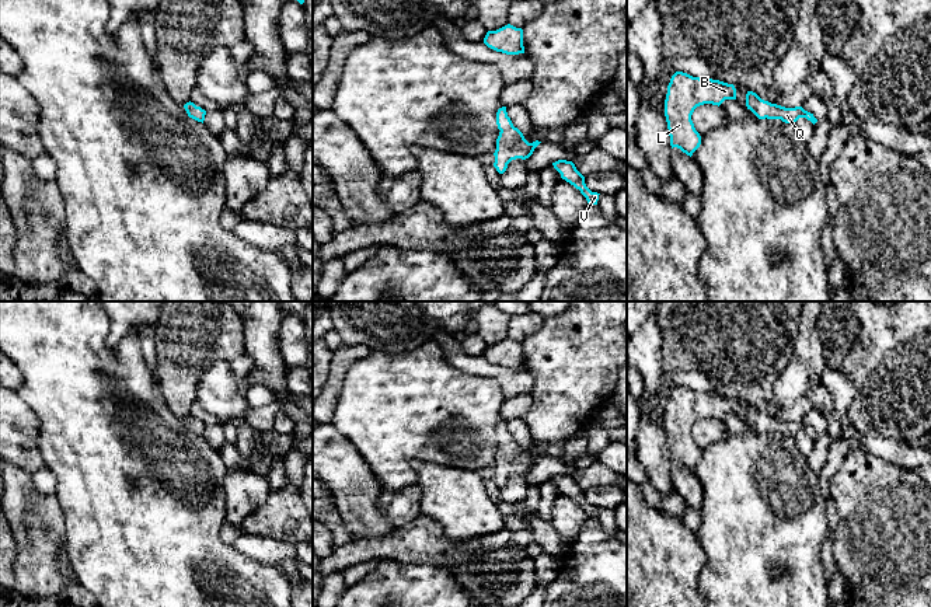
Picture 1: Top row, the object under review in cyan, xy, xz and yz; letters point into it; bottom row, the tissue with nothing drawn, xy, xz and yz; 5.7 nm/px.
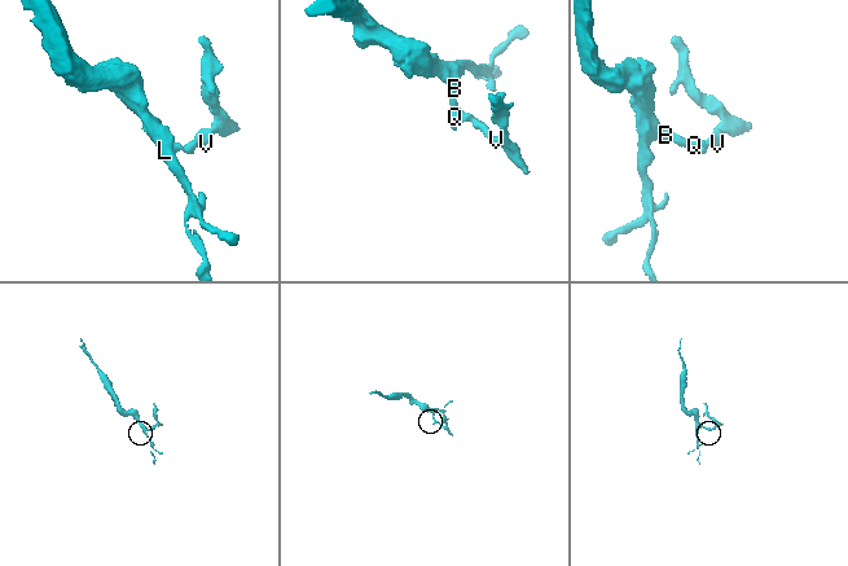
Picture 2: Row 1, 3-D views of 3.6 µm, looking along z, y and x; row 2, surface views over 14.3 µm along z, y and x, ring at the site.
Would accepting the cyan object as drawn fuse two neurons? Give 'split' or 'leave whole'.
leave whole

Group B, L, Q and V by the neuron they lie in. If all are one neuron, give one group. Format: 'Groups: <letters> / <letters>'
Groups: B L Q V

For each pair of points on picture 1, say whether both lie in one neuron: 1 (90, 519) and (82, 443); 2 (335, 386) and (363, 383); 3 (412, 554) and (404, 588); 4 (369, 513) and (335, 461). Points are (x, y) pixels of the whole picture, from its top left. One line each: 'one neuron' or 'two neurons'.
1: one neuron
2: two neurons
3: two neurons
4: one neuron

